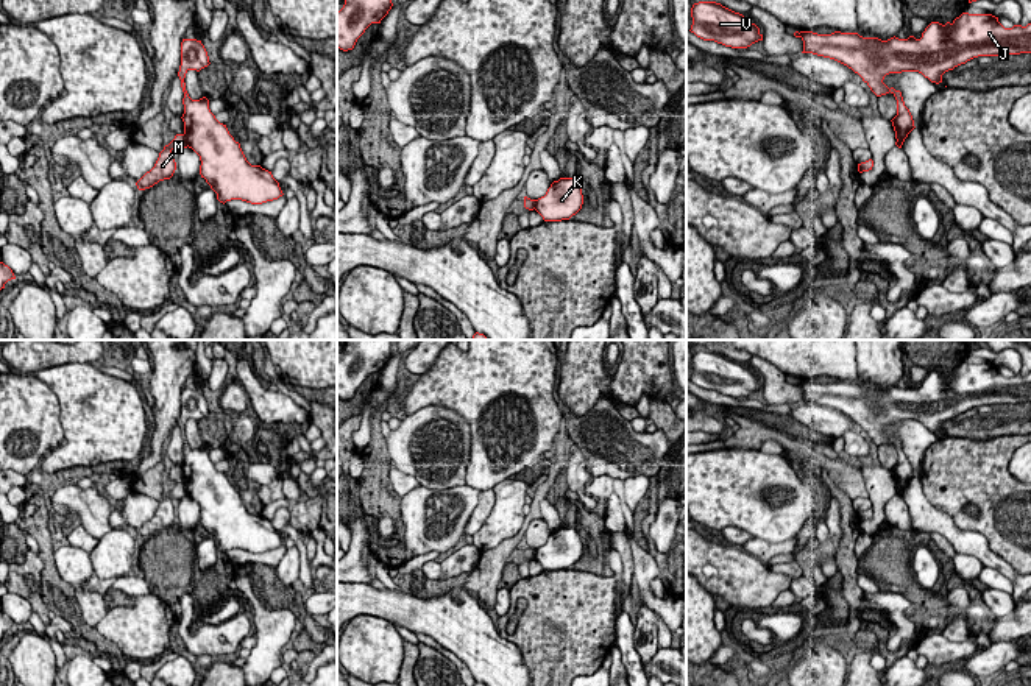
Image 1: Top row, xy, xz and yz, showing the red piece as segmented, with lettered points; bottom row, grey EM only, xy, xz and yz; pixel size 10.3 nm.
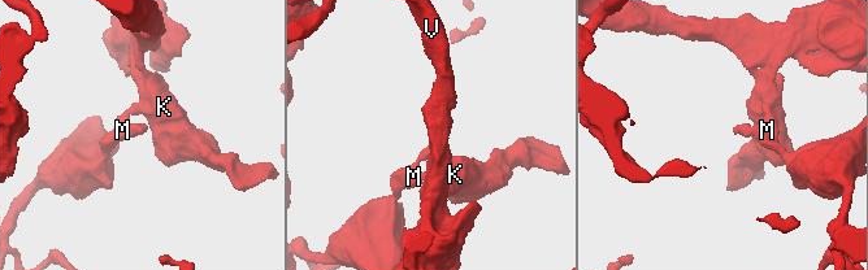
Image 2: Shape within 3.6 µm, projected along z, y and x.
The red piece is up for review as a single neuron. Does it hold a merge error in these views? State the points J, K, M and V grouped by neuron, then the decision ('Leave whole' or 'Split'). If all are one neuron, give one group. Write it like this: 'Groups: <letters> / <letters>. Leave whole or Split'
Groups: J K V / M. Split

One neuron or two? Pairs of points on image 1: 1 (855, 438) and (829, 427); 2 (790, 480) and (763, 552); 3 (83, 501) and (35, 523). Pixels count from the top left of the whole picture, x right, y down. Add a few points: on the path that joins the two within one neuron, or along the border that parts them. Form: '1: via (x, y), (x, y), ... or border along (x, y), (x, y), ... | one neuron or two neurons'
1: border along (852, 427), (841, 435) | two neurons
2: border along (752, 535), (768, 541), (785, 541), (794, 537) | two neurons
3: border along (74, 482), (63, 484), (52, 495), (50, 502) | two neurons

